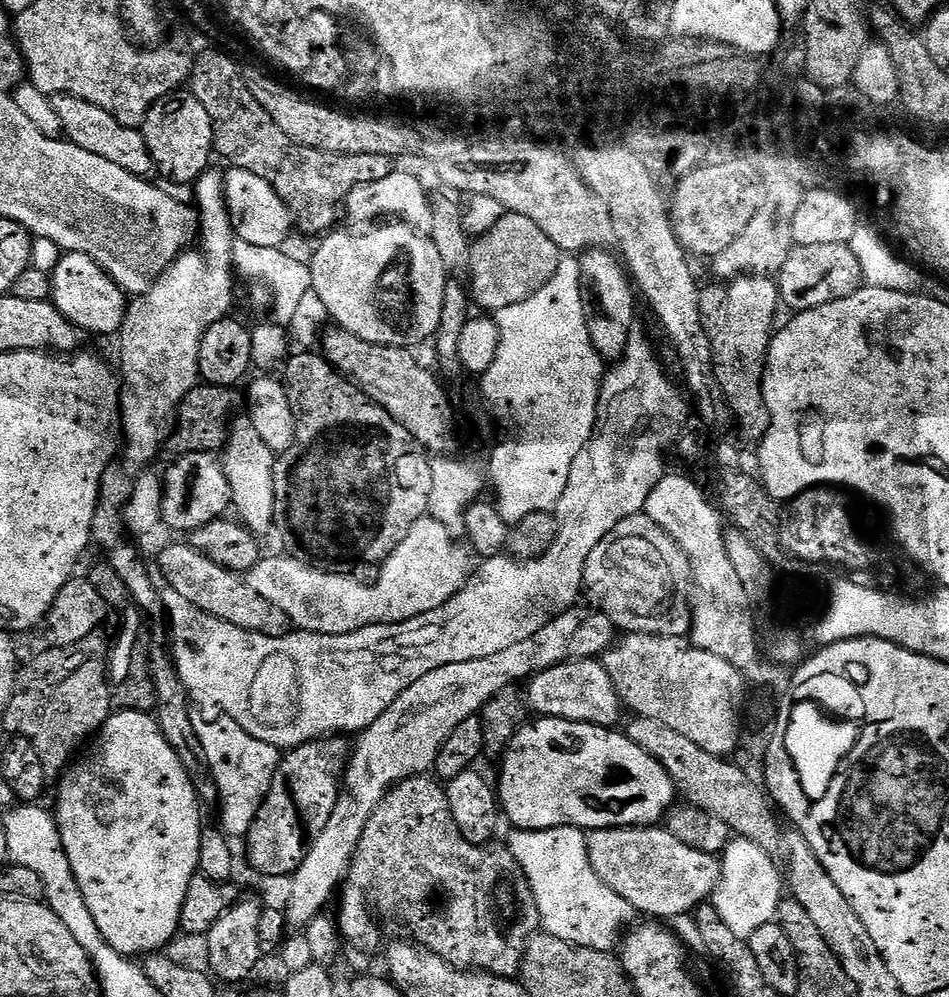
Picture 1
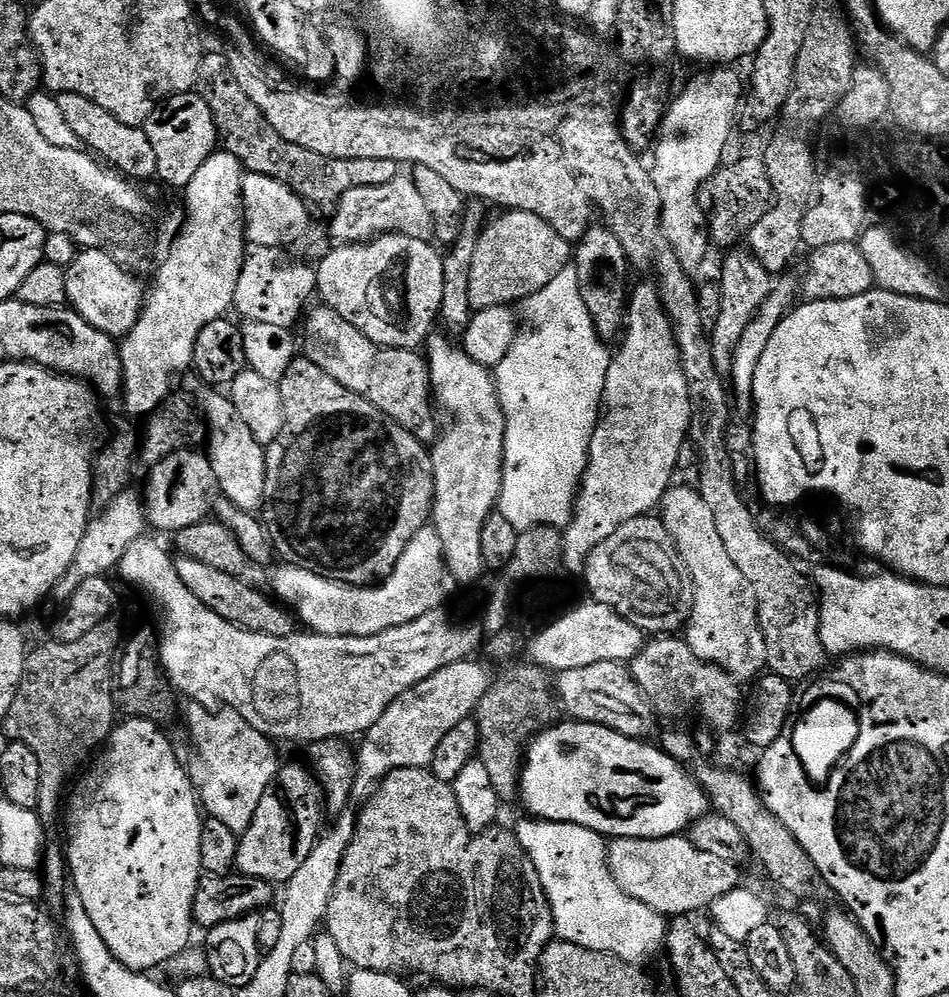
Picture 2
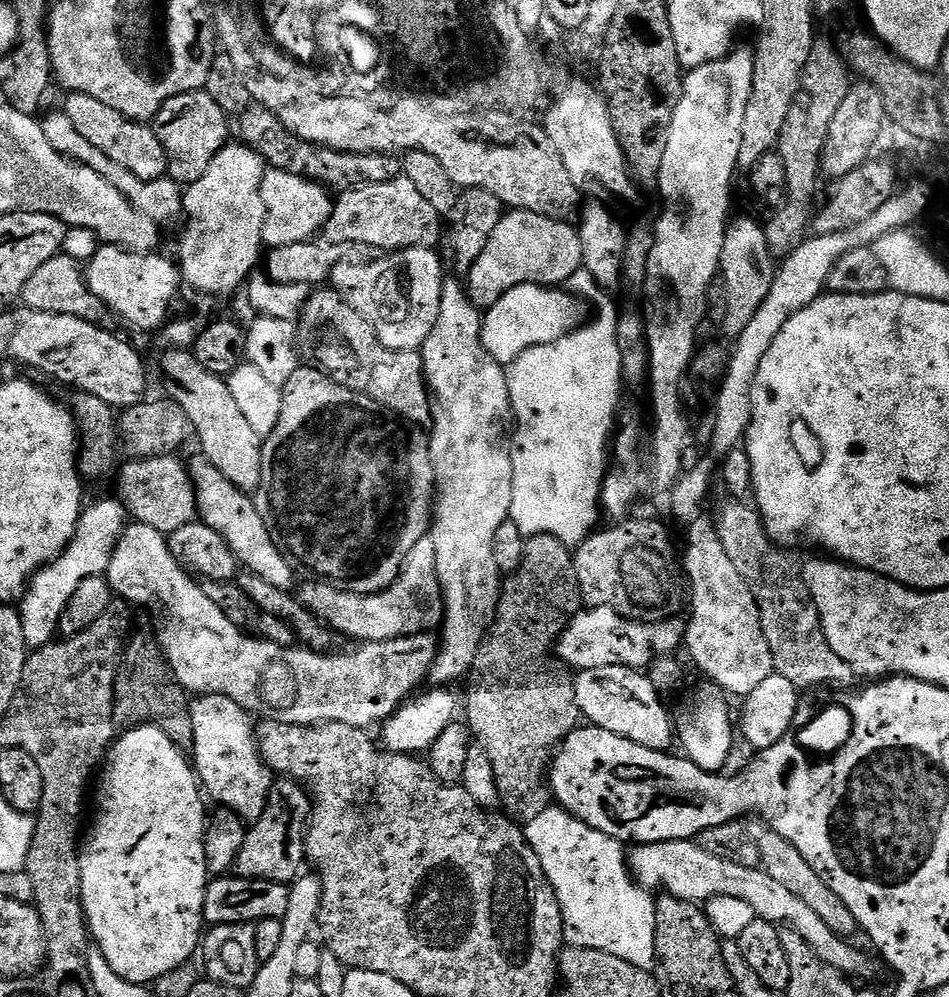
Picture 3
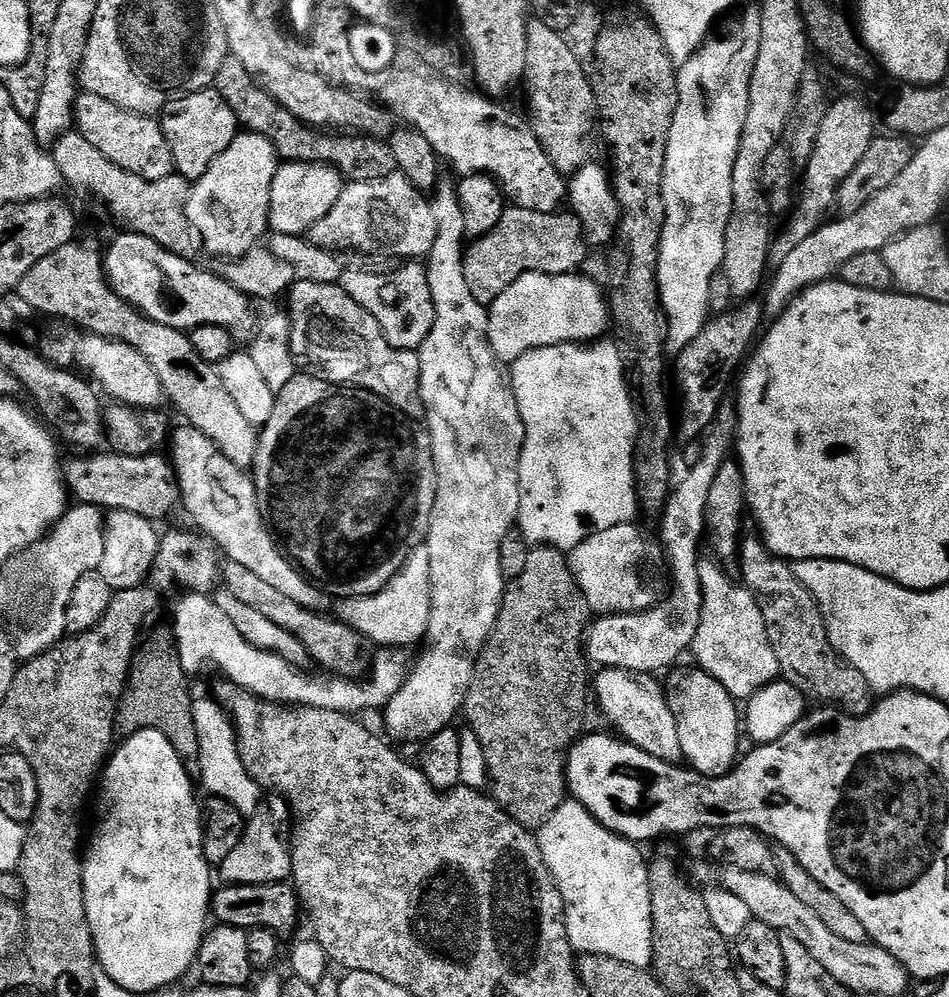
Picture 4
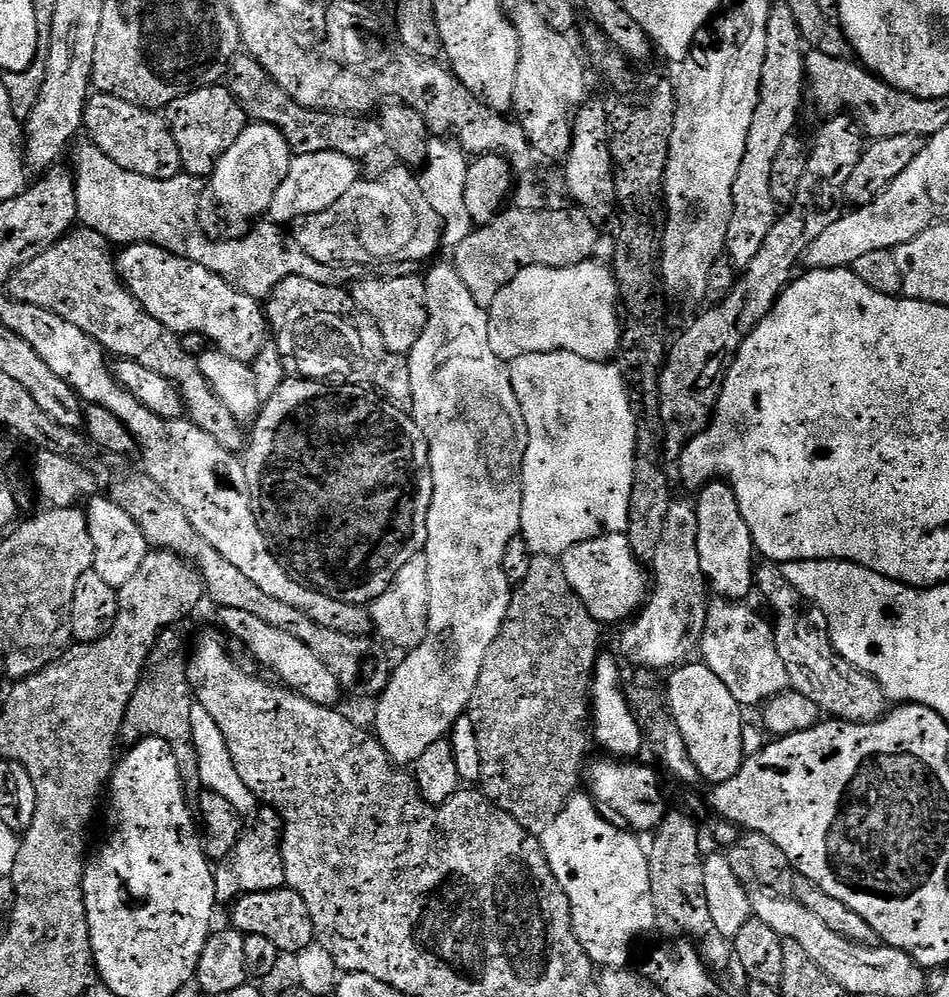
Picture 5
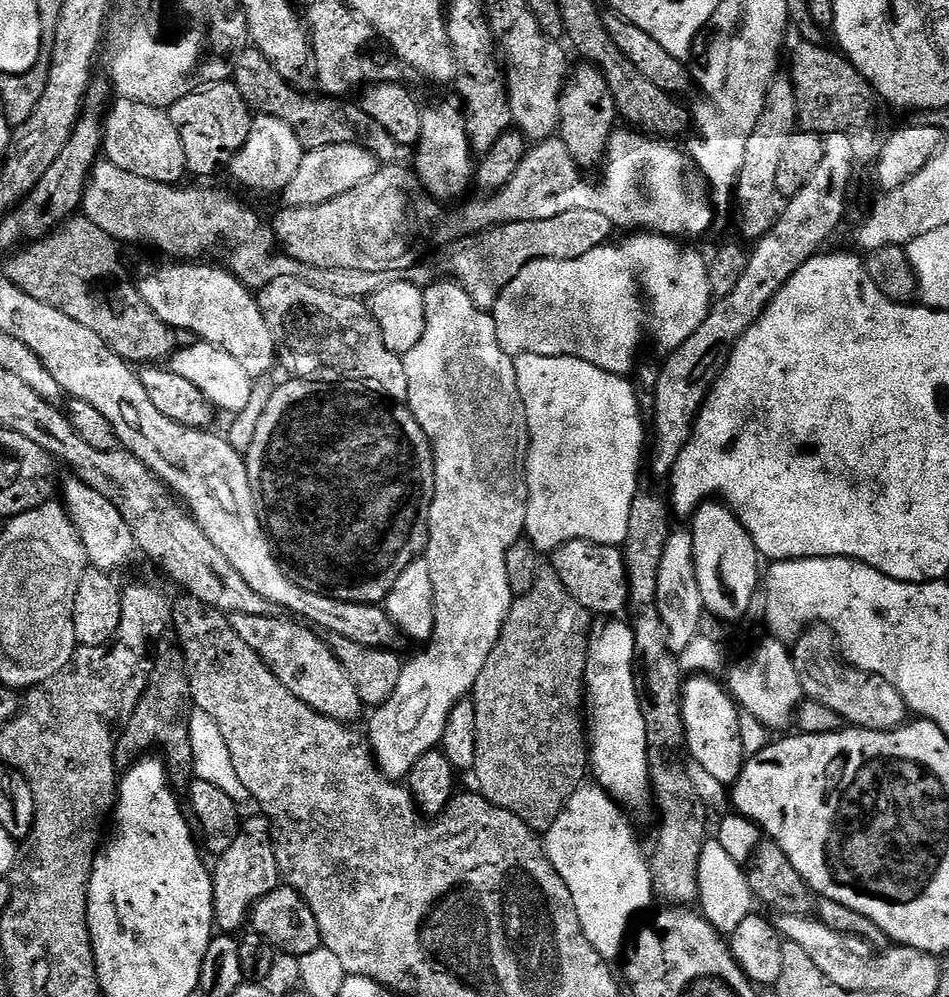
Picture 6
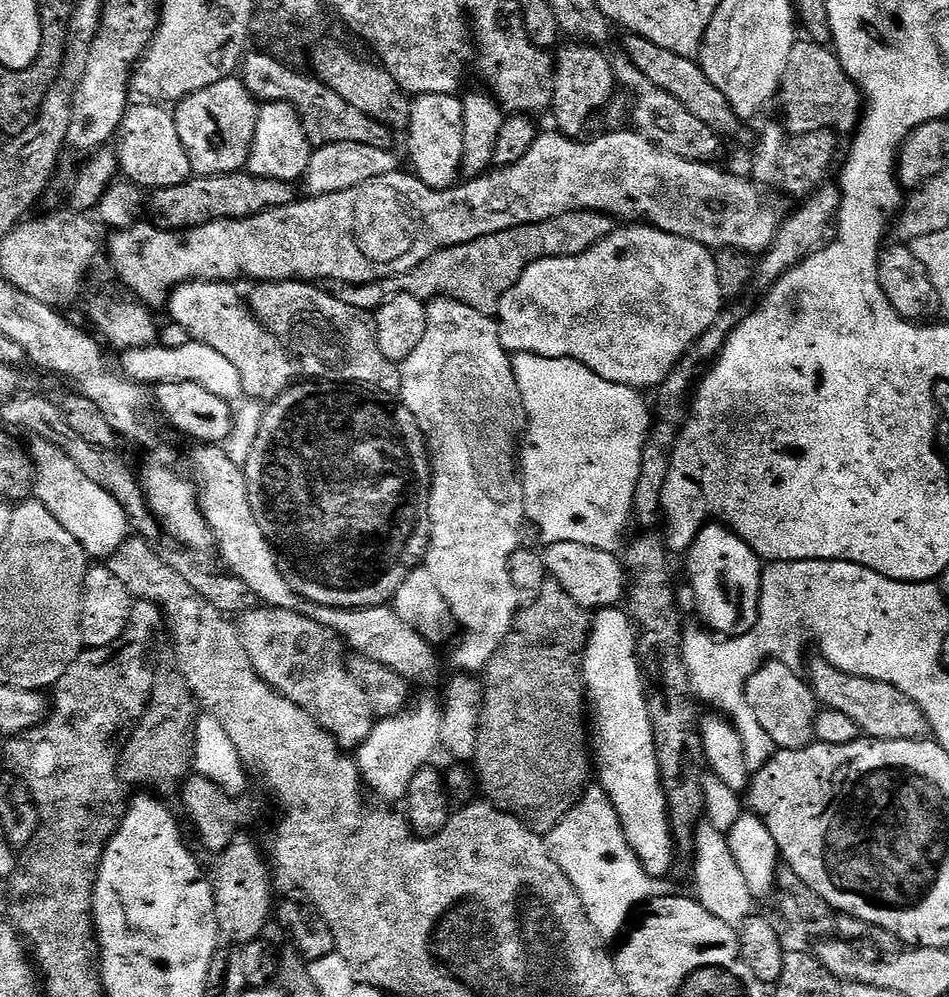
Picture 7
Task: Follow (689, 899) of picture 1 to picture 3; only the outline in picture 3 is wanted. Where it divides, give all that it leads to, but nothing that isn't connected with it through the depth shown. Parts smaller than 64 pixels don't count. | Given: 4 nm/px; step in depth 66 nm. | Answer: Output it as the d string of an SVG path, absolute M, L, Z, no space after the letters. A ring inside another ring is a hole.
M691 840L637 844L627 853L627 858L632 879L649 890L664 888L660 890L667 895L693 902L707 902L716 896L742 898L742 902L752 907L756 919L798 930L798 934L802 934L802 938L810 942L814 954L818 954L818 958L834 966L834 970L838 970L843 976L855 978L857 981L872 980L879 974L880 968L882 969L881 961L875 955L872 957L859 952L852 945L854 943L830 930L830 927L826 926L797 895L770 878L770 874L764 872L761 867L746 869L745 866L738 866L726 858L708 854L699 843Z

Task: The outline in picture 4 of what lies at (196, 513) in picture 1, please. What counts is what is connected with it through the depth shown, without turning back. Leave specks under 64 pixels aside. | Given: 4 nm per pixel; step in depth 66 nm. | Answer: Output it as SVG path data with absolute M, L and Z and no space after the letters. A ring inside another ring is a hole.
M80 454L77 460L65 459L62 464L64 487L74 497L76 504L92 504L101 510L129 512L153 522L161 522L181 503L180 487L176 484L176 474L167 459L160 454L151 456L118 456L115 454Z

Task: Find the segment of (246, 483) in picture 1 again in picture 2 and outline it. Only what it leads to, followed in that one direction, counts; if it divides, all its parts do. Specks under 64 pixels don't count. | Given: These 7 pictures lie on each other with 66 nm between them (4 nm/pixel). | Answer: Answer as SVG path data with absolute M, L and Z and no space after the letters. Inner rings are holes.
M208 386L201 389L198 408L208 426L206 455L212 463L216 487L223 499L231 501L243 512L259 513L266 494L266 448L258 442L234 402L223 391Z

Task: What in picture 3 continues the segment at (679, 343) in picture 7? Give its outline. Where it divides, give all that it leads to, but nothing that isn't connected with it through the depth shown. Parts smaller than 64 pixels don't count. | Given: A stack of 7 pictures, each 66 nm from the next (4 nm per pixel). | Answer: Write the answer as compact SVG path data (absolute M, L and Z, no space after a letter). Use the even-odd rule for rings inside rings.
M519 284L514 286L494 306L483 313L480 337L487 352L502 365L513 364L526 350L549 344L573 332L582 323L580 308L572 296L543 284Z

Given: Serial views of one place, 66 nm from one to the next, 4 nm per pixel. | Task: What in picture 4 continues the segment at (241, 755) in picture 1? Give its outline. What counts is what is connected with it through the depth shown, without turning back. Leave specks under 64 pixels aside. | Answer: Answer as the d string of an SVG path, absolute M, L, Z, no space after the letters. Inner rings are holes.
M193 699L192 709L194 710L194 726L198 730L198 750L200 751L200 774L199 783L204 783L204 788L217 800L230 802L243 814L244 817L250 817L258 810L262 799L262 789L260 783L246 770L246 766L240 757L238 742L236 741L236 728L232 725L232 718L224 711L224 707L216 703L215 699L200 700Z

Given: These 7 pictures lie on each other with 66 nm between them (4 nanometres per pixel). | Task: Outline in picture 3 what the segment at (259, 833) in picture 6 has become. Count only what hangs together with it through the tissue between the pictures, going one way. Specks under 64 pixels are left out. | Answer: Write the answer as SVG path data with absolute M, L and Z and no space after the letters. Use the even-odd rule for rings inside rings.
M287 778L273 779L270 794L266 798L266 806L257 820L251 821L250 827L244 833L242 850L236 859L234 869L236 876L245 876L248 880L273 880L279 884L288 884L301 875L306 864L306 849L304 838L308 835L308 822L312 814L312 801L304 787Z

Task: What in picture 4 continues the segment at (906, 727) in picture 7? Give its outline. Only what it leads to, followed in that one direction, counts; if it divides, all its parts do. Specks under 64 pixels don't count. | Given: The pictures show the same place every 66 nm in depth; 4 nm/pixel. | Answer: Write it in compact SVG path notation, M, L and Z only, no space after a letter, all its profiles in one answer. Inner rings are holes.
M745 535L738 544L738 563L740 562L740 572L744 575L742 583L745 588L749 588L756 595L756 601L762 610L762 618L766 618L766 634L770 638L770 646L774 646L774 655L778 657L781 677L798 690L802 690L804 695L813 701L825 700L828 704L841 704L844 707L841 709L844 710L867 709L868 699L873 699L874 696L873 690L862 673L851 668L837 654L835 646L828 637L824 615L814 594L810 594L810 590L802 586L802 582L796 576L795 567L781 556L775 556L764 545L759 535L747 536Z

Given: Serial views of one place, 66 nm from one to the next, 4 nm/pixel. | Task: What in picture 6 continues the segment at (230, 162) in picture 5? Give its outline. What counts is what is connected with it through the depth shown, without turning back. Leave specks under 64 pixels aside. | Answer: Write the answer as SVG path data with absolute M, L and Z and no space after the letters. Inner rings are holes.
M257 115L252 121L250 138L246 138L242 150L233 158L230 171L242 187L249 188L252 192L280 194L290 178L298 174L298 166L302 166L305 151L298 134L294 134L294 130L286 122L274 116Z

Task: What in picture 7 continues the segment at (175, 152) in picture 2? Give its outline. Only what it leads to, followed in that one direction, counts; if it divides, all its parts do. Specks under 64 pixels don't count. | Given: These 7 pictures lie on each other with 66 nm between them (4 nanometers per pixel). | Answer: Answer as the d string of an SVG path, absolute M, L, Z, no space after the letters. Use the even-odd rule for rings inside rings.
M240 78L214 82L214 86L206 86L179 101L174 108L178 138L182 138L182 146L186 146L186 154L190 154L193 173L196 176L221 176L241 171L247 165L252 153L260 109L261 105L252 97L250 90L246 90L243 79Z

